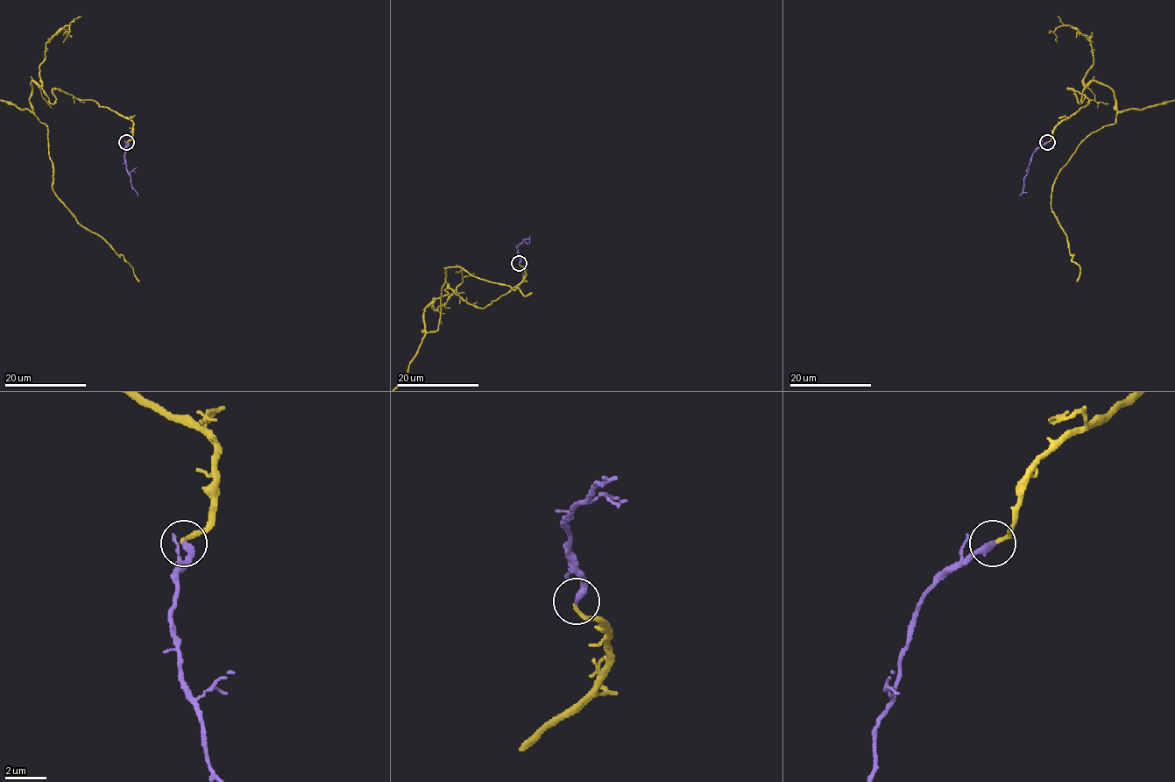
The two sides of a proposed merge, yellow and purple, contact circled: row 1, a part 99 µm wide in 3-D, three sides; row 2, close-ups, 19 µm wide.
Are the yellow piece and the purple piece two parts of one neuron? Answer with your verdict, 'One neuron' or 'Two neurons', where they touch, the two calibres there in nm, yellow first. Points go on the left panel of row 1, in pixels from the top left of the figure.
One neuron. Place: (126, 142). Thickness 180 nm (yellow) against 320 nm

